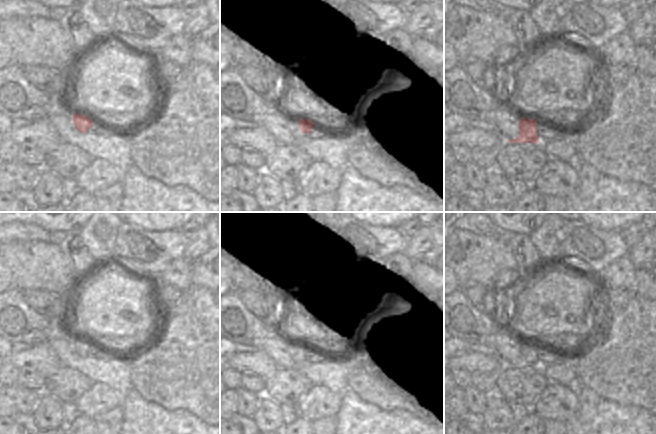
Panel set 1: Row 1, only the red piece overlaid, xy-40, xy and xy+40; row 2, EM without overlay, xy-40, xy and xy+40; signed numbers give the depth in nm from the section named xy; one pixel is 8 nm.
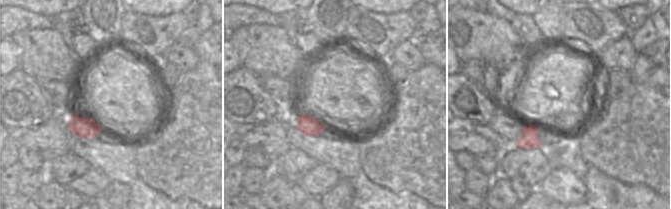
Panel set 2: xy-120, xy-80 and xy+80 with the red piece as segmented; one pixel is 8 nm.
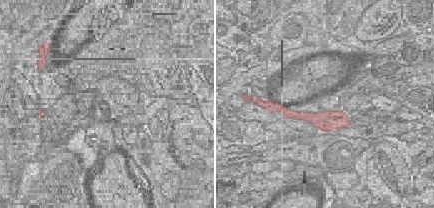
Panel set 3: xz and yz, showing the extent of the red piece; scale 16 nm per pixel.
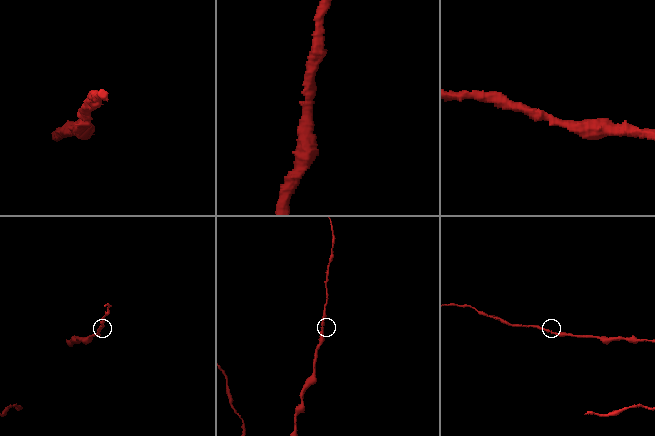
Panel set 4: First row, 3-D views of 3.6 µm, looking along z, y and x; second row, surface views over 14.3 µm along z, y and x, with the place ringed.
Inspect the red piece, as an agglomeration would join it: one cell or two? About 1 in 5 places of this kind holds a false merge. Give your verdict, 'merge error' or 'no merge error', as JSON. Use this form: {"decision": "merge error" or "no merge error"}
{"decision": "no merge error"}

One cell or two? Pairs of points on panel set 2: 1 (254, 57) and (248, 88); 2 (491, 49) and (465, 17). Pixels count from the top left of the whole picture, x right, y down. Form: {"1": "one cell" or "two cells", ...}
{"1": "two cells", "2": "one cell"}

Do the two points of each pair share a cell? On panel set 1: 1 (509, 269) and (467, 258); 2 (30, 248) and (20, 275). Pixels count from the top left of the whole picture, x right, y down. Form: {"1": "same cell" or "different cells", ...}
{"1": "same cell", "2": "same cell"}

